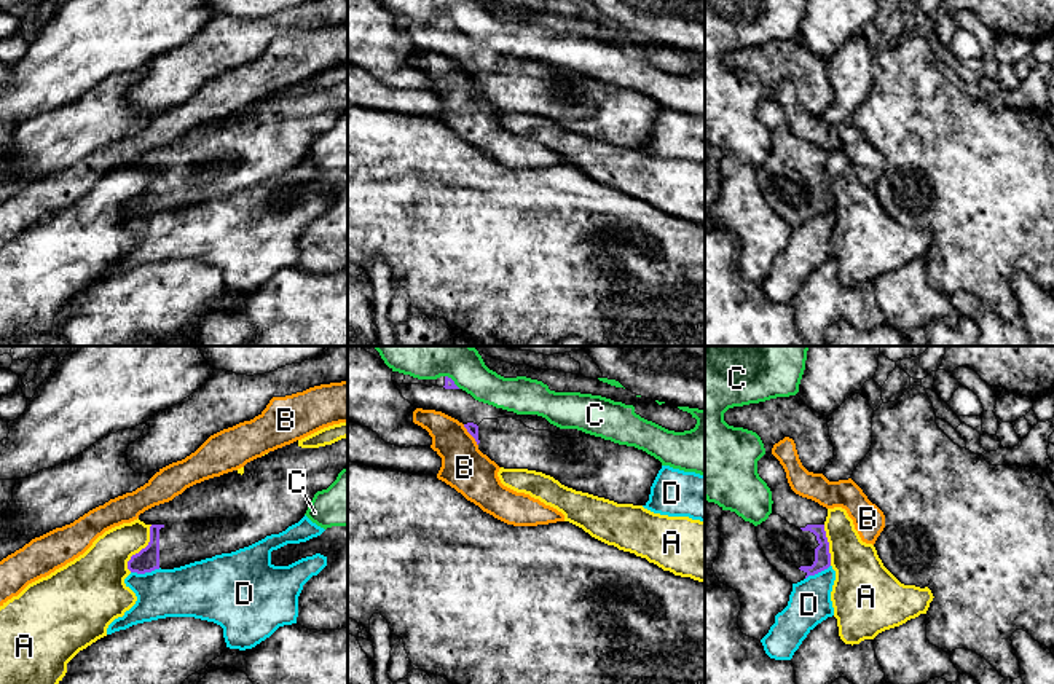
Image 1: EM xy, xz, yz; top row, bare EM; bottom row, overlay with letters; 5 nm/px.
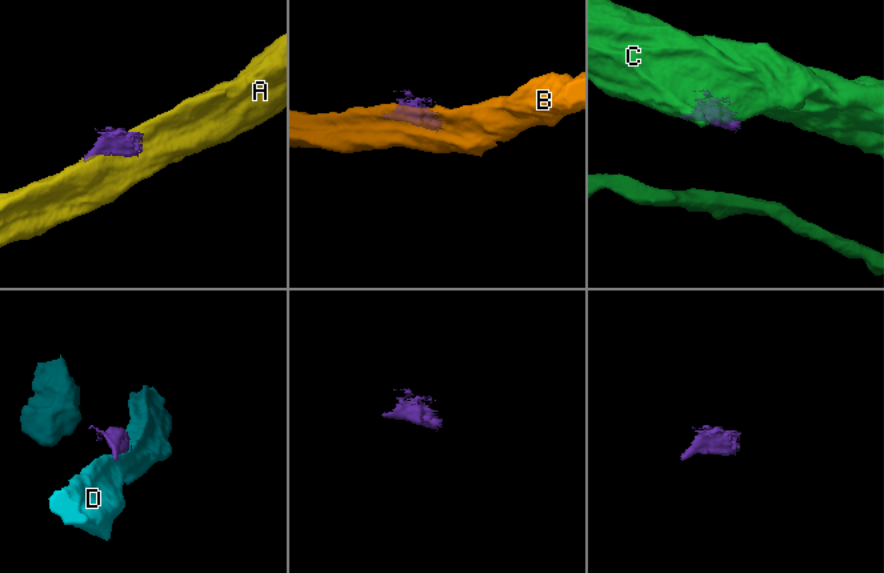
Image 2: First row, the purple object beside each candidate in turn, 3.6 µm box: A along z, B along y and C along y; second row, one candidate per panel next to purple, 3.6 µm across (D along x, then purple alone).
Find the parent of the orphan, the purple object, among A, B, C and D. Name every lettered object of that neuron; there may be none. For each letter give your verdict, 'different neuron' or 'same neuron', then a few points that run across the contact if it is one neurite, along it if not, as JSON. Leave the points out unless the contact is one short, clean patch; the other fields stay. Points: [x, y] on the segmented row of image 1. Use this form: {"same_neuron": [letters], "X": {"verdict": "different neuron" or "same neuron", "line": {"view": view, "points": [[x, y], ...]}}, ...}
{"same_neuron": [], "A": {"verdict": "different neuron"}, "B": {"verdict": "different neuron"}, "C": {"verdict": "different neuron", "line": {"view": "xz", "points": [[445, 375], [460, 388]]}}, "D": {"verdict": "different neuron", "line": {"view": "xy", "points": [[160, 568], [150, 573], [131, 573]]}}}

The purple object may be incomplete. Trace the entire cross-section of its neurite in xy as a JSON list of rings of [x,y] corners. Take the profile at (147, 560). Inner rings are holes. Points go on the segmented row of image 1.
[[[348,437],[319,448],[301,448],[297,440],[247,462],[242,475],[233,470],[196,483],[172,501],[155,505],[139,515],[139,520],[150,526],[150,542],[131,556],[128,569],[137,574],[159,568],[174,569],[215,555],[231,553],[266,536],[279,534],[305,517],[314,494],[327,489],[343,469],[348,469]]]

